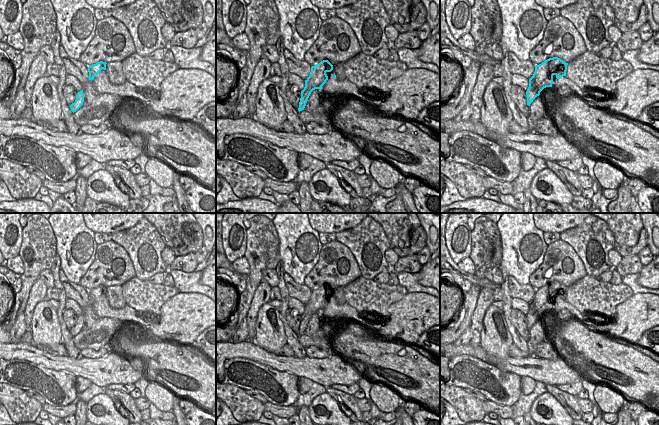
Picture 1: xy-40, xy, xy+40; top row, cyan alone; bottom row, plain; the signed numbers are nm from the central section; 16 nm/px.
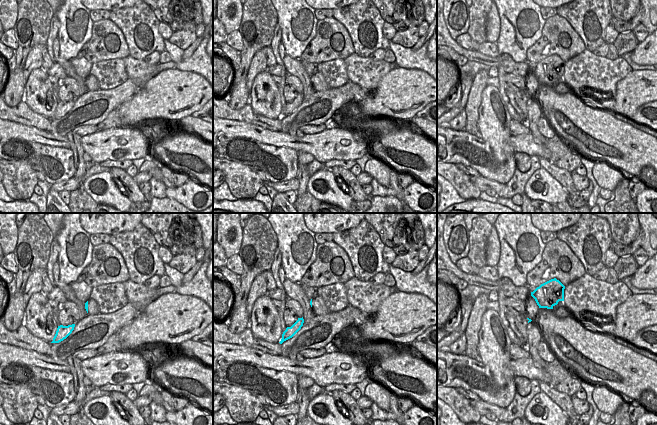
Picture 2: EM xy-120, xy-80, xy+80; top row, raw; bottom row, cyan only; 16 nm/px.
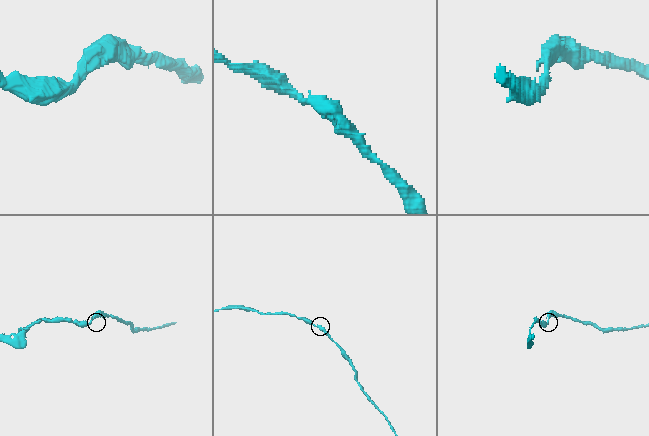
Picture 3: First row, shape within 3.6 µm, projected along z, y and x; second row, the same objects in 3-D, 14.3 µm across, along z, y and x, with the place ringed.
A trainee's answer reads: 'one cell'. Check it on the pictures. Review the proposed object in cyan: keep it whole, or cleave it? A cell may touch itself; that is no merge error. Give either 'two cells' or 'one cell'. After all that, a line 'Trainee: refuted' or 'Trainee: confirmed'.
one cell
Trainee: confirmed

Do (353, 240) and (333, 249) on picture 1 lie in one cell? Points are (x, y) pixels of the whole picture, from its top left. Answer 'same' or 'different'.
different

